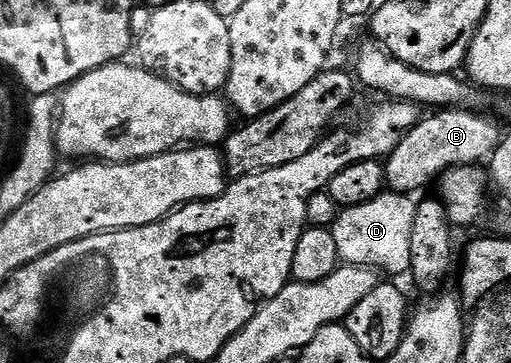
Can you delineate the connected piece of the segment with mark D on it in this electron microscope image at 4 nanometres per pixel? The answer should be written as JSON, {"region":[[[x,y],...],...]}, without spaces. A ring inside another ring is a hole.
{"region":[[[385,190],[370,202],[362,202],[362,206],[341,208],[333,222],[331,230],[334,234],[334,246],[338,246],[338,254],[345,265],[354,268],[370,268],[377,273],[389,272],[392,276],[400,276],[410,269],[410,234],[414,231],[414,214],[417,201],[403,192]]]}

